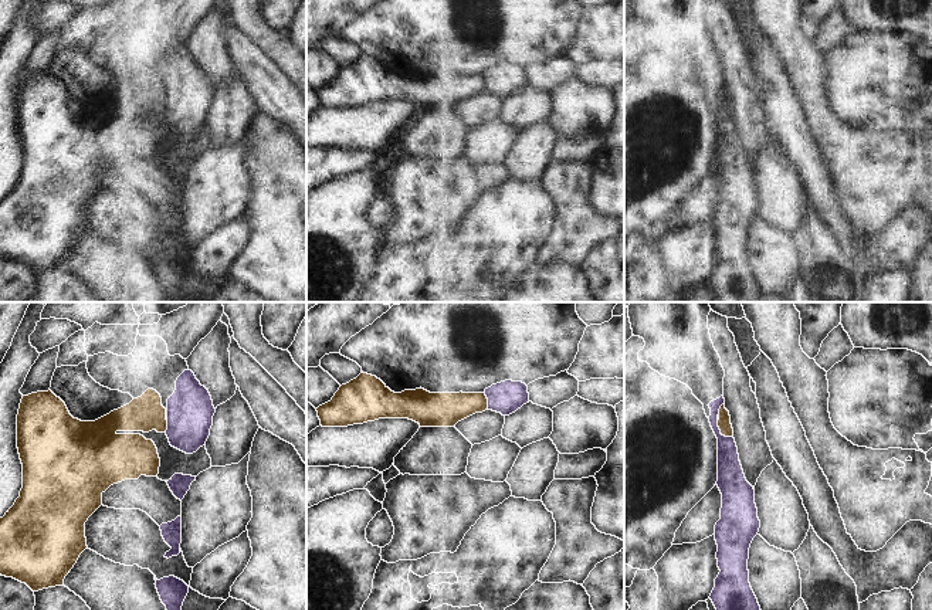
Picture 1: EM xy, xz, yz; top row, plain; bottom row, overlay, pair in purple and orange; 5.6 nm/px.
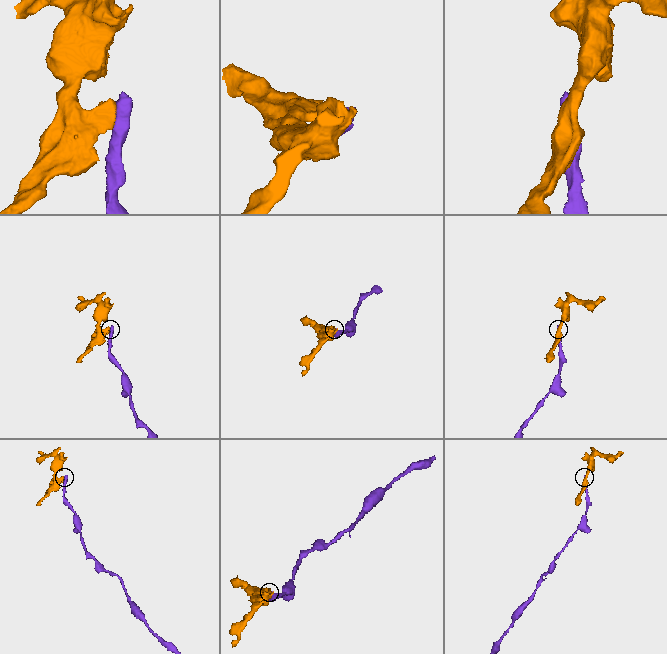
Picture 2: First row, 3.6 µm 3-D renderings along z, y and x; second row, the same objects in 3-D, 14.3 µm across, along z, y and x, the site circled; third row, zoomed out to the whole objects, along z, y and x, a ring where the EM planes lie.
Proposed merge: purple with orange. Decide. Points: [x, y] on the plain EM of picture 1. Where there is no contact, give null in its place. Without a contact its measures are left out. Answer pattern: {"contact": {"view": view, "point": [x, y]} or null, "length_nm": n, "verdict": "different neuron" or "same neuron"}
{"contact": {"view": "yz", "point": [719, 114]}, "length_nm": 130, "verdict": "different neuron"}

